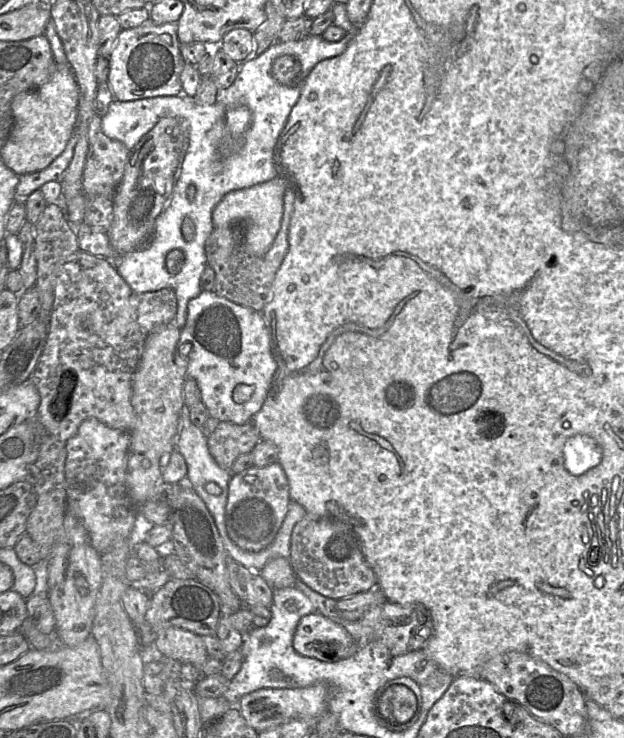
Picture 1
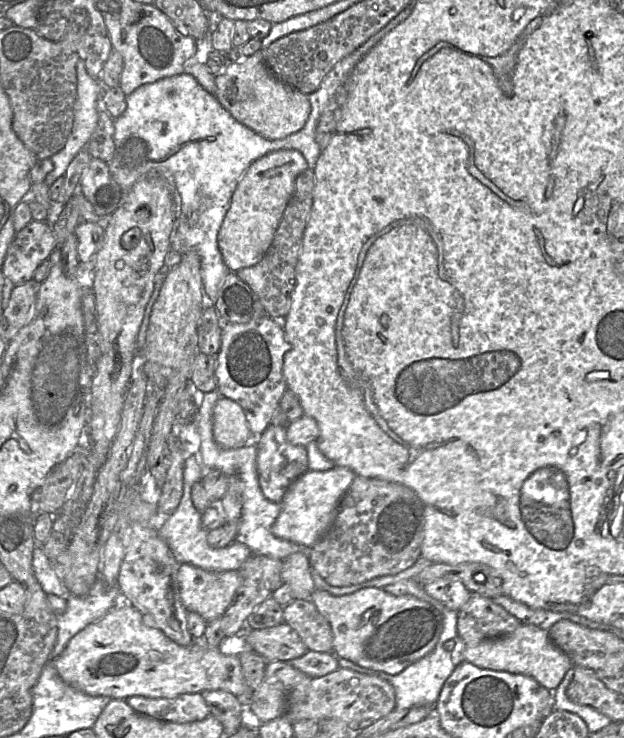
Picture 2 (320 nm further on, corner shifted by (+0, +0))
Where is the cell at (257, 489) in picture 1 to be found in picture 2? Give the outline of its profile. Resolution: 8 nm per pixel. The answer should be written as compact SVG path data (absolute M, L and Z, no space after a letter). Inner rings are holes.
M270 424L262 435L251 441L257 443L256 468L260 488L264 496L274 503L281 503L292 483L308 470L306 447L290 443L286 427Z

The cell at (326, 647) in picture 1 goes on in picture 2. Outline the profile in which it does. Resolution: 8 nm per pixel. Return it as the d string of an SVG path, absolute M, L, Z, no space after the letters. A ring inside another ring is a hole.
M363 588L342 596L333 596L325 590L315 589L310 599L330 623L333 633L333 653L338 658L392 675L399 674L430 653L443 629L444 614L435 605L411 595L394 596L383 588Z

